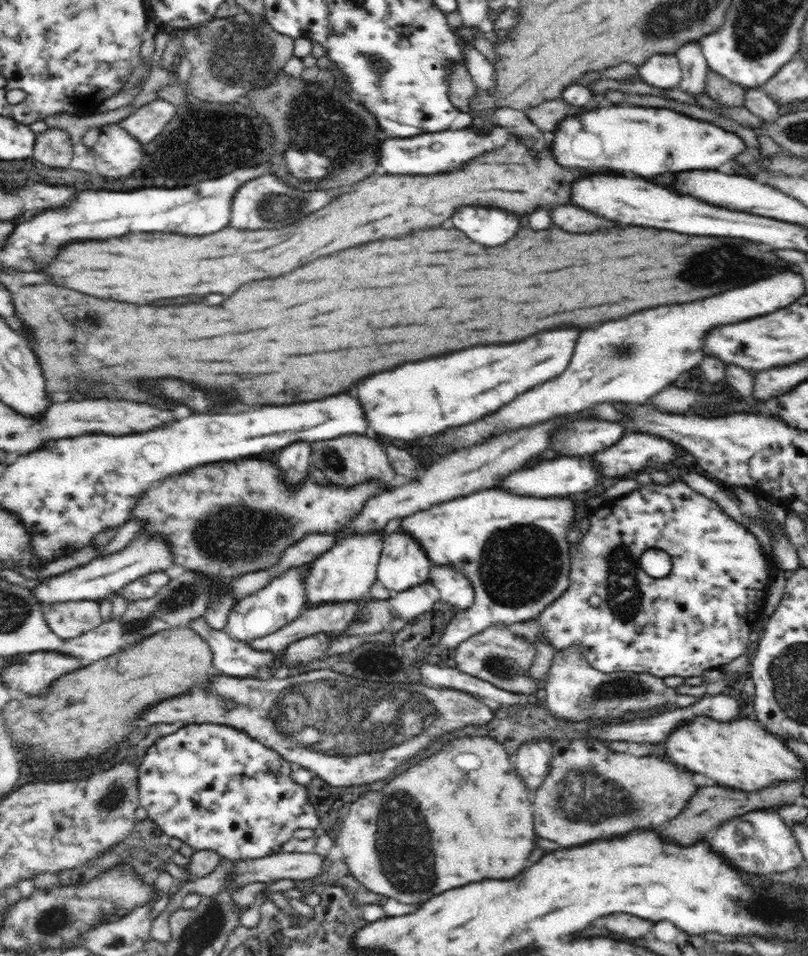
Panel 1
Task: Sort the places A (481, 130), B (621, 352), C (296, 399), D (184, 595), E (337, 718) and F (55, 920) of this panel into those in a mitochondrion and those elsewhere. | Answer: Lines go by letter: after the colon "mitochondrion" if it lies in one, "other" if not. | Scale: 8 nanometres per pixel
A: other
B: mitochondrion
C: other
D: mitochondrion
E: mitochondrion
F: mitochondrion

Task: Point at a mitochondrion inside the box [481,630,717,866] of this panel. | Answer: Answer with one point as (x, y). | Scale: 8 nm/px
(587, 797)

